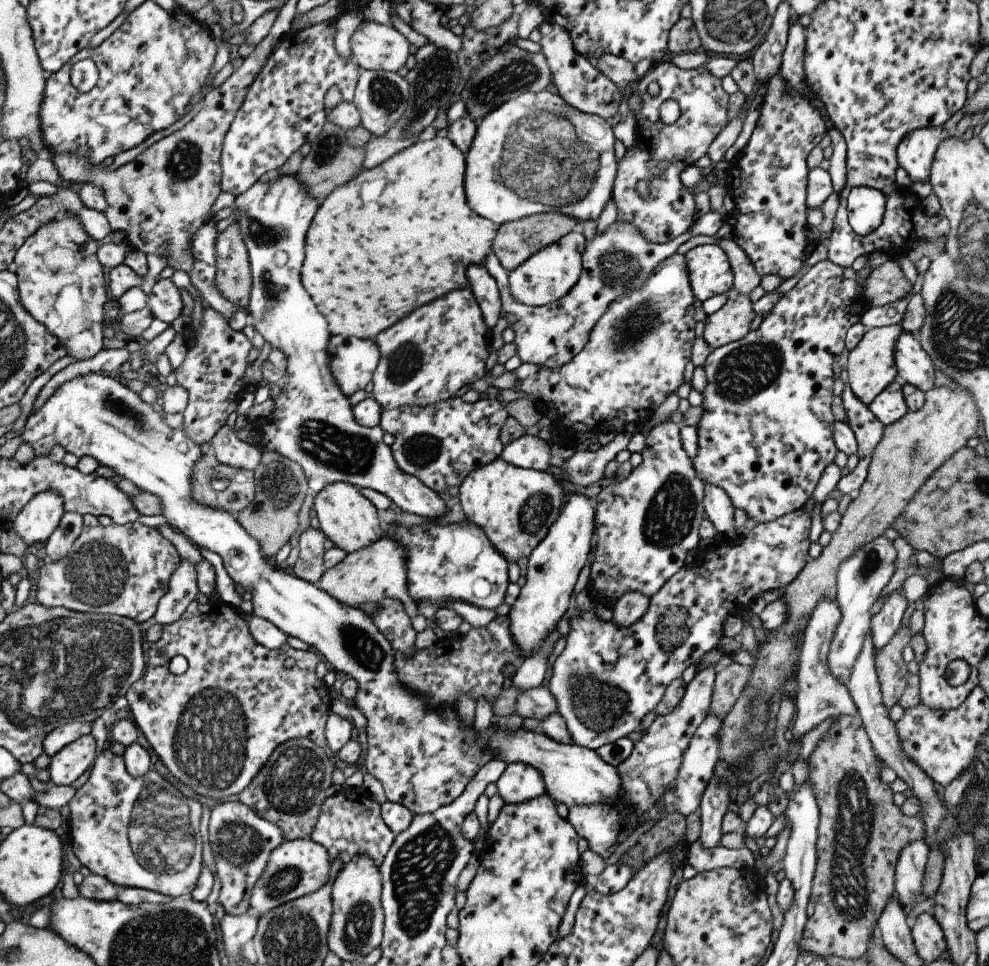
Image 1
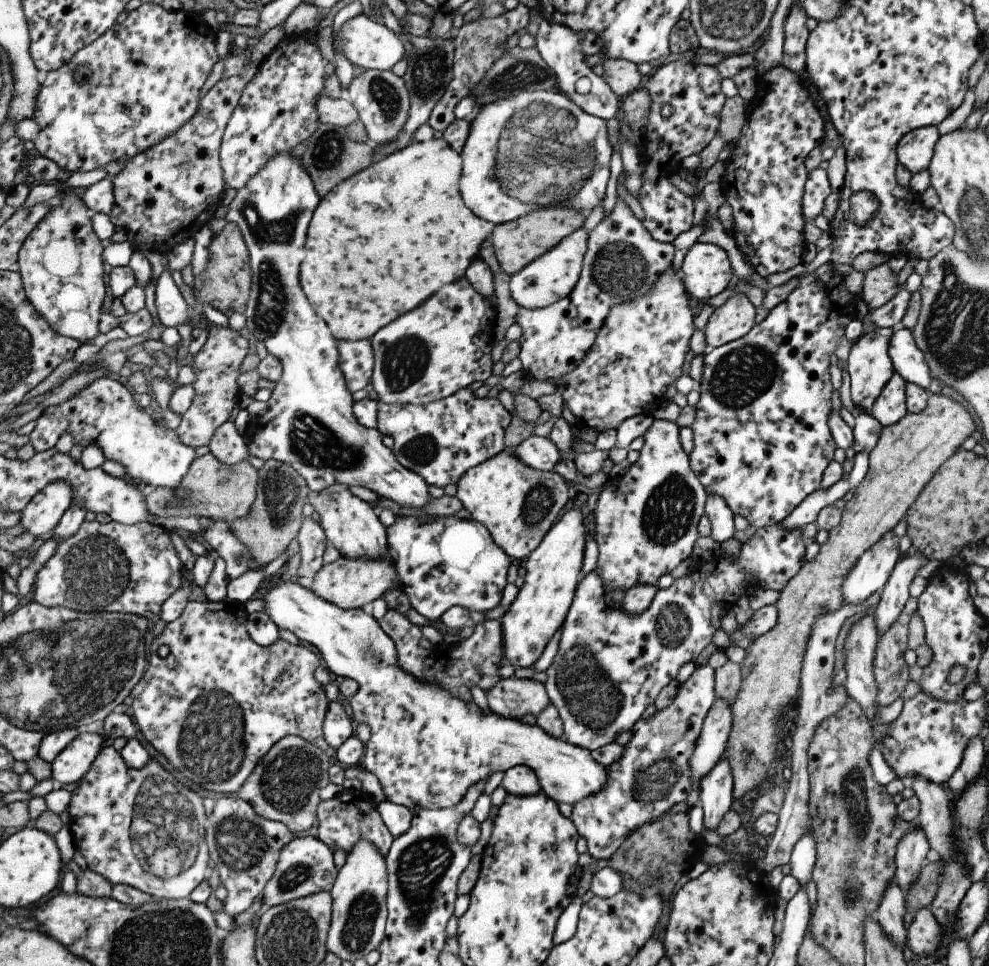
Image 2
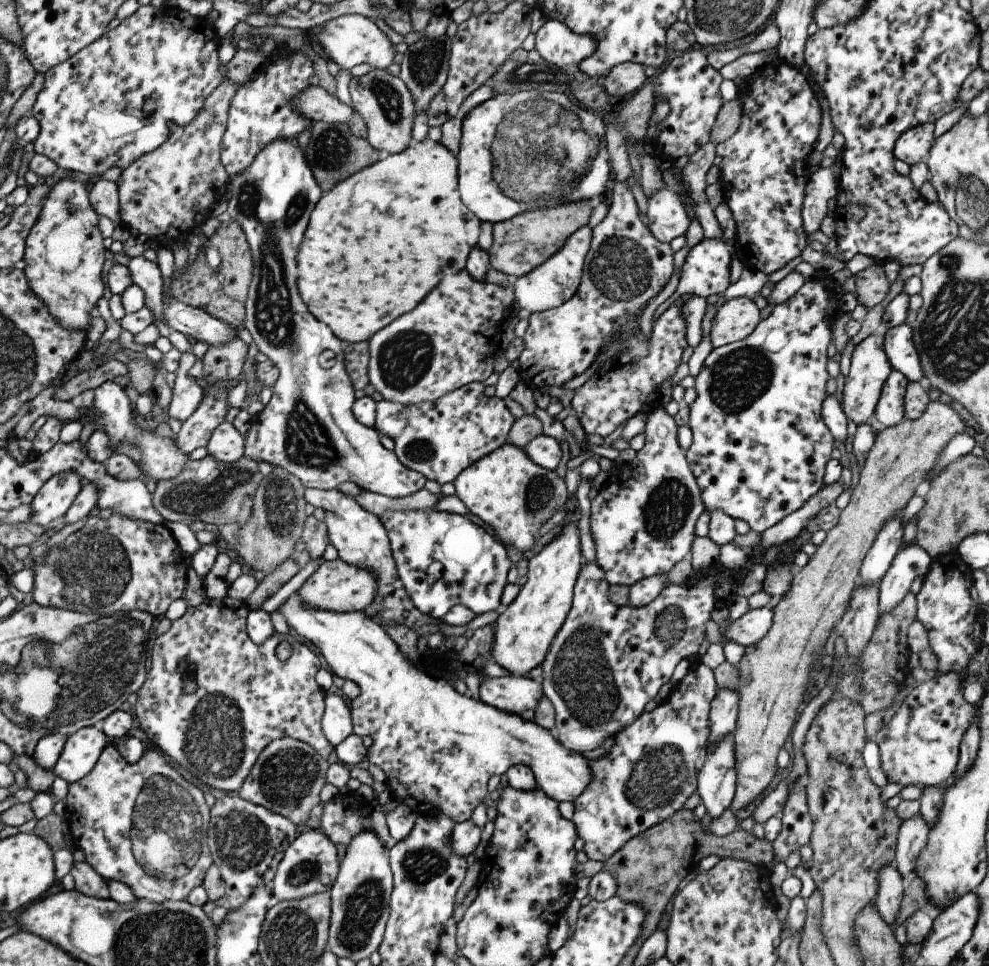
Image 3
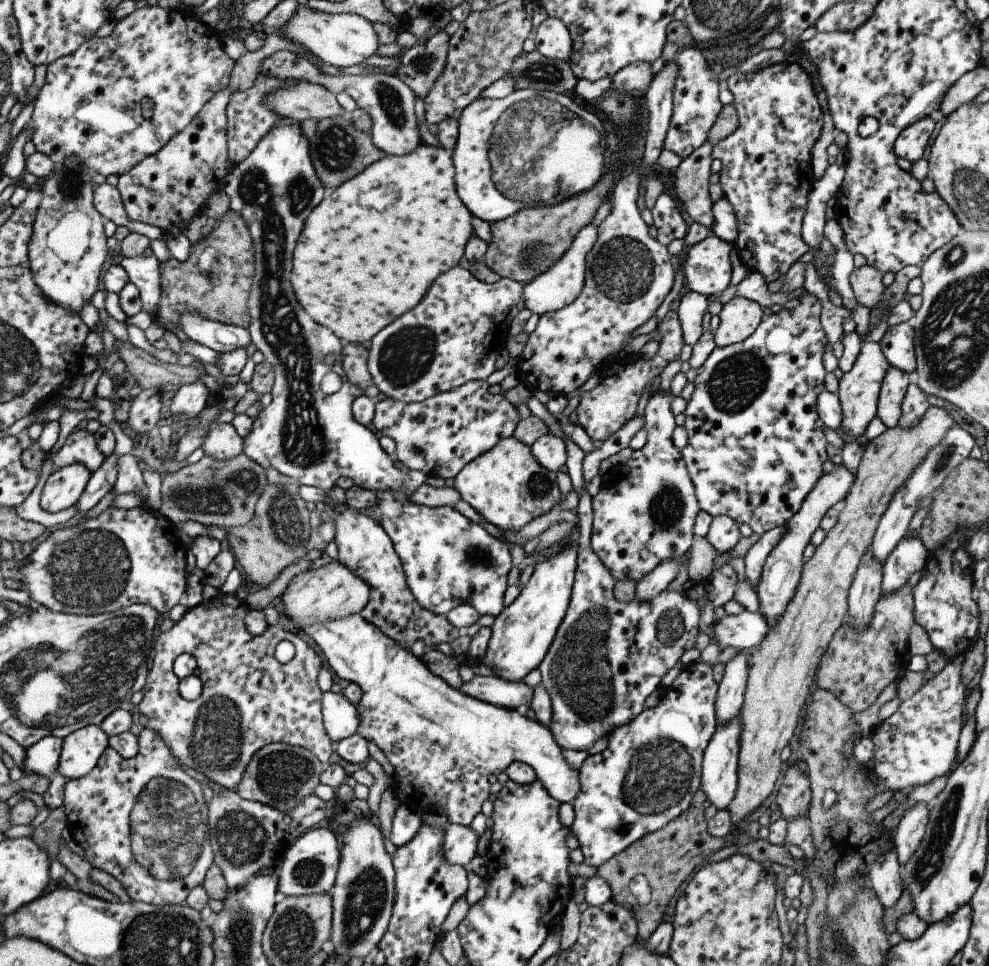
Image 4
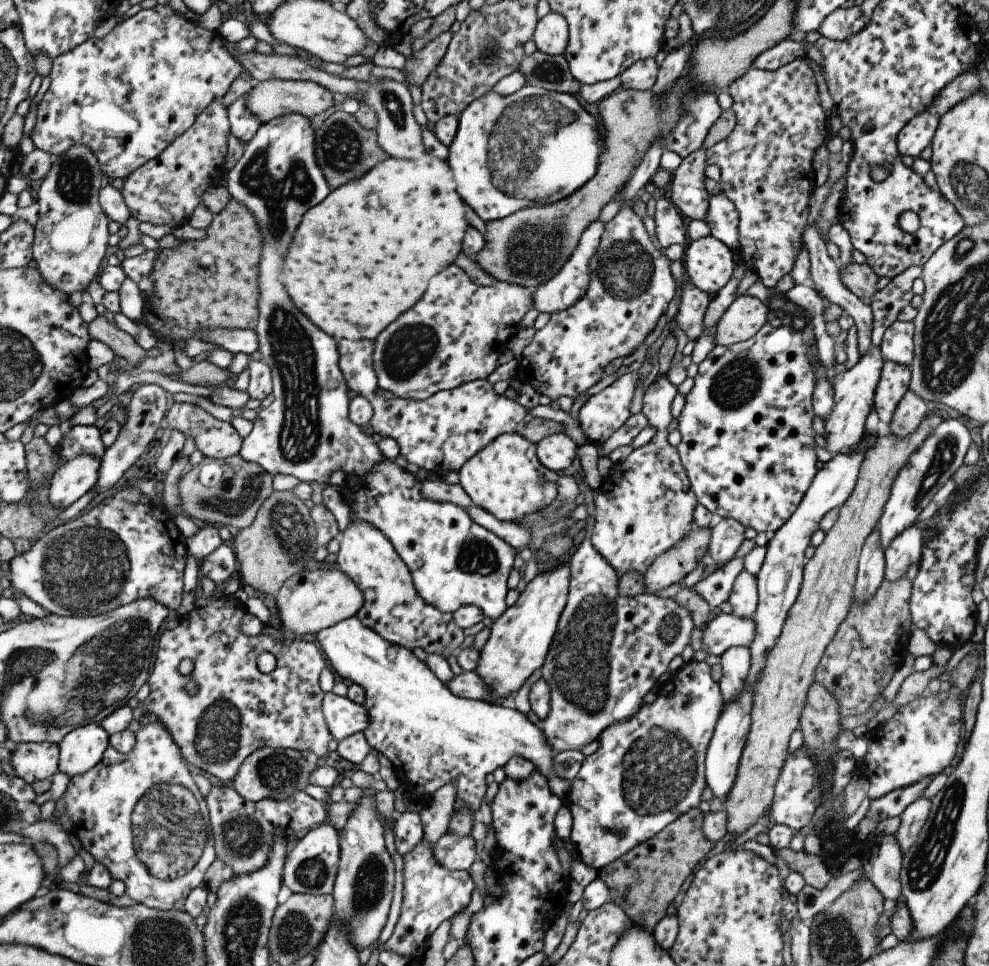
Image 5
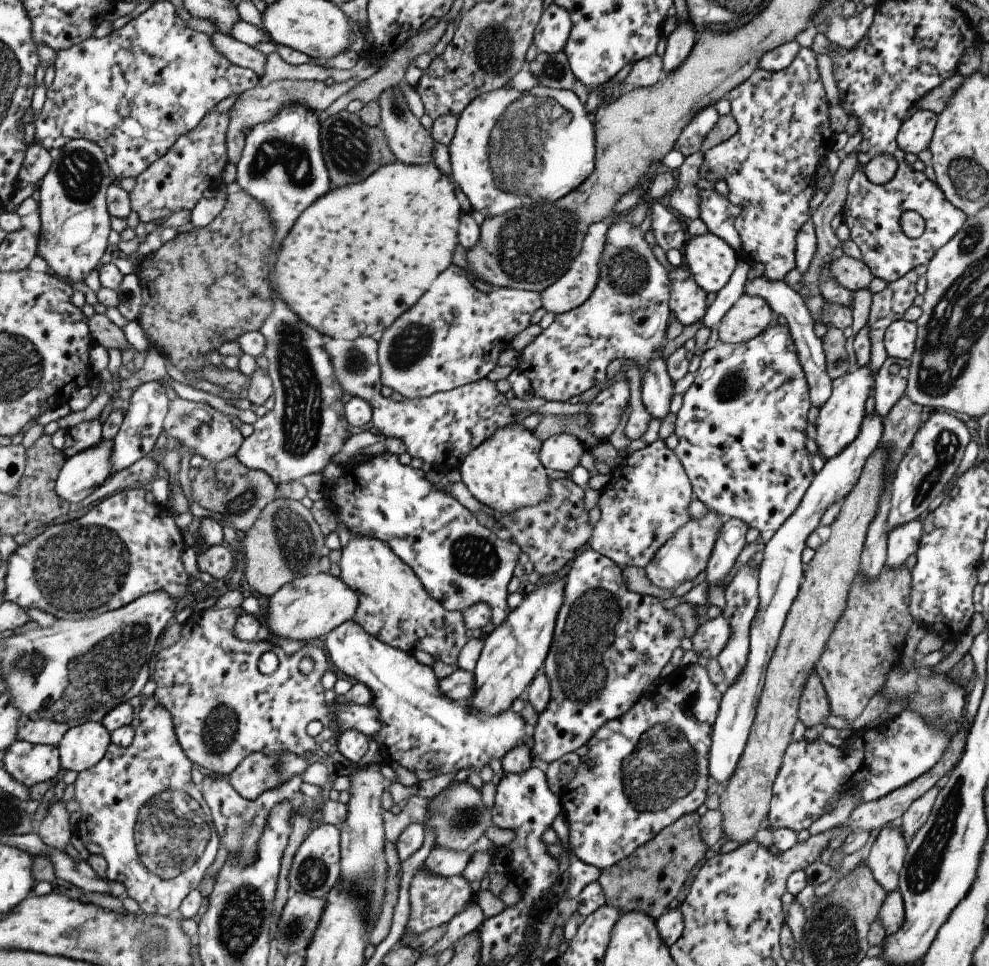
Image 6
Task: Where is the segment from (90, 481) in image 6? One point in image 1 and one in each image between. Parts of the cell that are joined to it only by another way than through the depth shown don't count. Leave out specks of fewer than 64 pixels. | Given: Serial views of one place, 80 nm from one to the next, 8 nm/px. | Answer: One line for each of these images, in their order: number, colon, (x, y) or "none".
1: (35, 523)
2: (42, 514)
3: (53, 500)
4: (64, 485)
5: (73, 478)

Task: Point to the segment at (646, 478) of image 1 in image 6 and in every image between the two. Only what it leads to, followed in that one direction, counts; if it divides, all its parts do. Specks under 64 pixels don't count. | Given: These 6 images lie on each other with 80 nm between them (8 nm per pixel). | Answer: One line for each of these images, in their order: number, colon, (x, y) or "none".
2: (645, 521)
3: (642, 519)
4: (643, 513)
5: (644, 505)
6: (624, 318)

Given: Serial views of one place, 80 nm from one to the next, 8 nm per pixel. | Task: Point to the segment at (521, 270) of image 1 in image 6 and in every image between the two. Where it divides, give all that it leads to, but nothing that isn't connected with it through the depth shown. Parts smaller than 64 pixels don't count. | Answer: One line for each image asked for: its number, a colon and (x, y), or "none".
2: (550, 277)
3: (553, 282)
4: (555, 288)
5: (566, 287)
6: (569, 291)

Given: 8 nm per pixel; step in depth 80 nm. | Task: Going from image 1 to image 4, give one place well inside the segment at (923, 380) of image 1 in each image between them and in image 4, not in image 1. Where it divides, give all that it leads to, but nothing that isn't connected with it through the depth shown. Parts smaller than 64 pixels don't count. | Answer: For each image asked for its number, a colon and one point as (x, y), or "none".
2: (907, 361)
3: (899, 350)
4: (896, 344)

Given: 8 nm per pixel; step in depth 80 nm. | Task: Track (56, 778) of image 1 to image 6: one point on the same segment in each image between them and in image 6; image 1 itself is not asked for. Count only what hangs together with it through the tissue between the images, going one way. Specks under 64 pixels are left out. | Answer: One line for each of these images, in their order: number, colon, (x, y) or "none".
2: (74, 761)
3: (81, 749)
4: (81, 750)
5: (81, 748)
6: (82, 746)

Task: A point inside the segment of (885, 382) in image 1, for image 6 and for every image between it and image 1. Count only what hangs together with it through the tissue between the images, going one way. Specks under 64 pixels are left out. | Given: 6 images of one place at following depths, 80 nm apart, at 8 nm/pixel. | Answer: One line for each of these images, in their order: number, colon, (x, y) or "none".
2: (868, 365)
3: (869, 369)
4: (858, 388)
5: (853, 390)
6: (838, 421)

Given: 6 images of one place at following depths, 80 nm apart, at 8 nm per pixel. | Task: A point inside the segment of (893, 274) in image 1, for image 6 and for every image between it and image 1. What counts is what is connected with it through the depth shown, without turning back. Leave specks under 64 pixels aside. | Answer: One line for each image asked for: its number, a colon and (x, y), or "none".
2: (880, 284)
3: (870, 286)
4: (865, 281)
5: (858, 278)
6: (852, 274)

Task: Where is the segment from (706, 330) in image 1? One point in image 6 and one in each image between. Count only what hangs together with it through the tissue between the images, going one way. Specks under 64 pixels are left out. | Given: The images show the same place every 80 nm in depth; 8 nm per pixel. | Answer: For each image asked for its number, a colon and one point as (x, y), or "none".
2: (732, 320)
3: (736, 318)
4: (738, 318)
5: (745, 315)
6: (748, 316)

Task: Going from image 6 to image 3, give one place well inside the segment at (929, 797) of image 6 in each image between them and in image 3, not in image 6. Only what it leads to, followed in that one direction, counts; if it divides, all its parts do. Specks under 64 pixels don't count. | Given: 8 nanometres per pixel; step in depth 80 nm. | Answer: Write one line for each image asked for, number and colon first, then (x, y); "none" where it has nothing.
3: (911, 838)
4: (906, 836)
5: (913, 816)

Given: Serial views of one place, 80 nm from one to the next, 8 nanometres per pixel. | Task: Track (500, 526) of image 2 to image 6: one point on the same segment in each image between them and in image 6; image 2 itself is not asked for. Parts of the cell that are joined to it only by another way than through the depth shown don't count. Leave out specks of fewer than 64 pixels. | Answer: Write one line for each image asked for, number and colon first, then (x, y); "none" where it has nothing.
3: (505, 490)
4: (506, 485)
5: (505, 478)
6: (503, 471)

